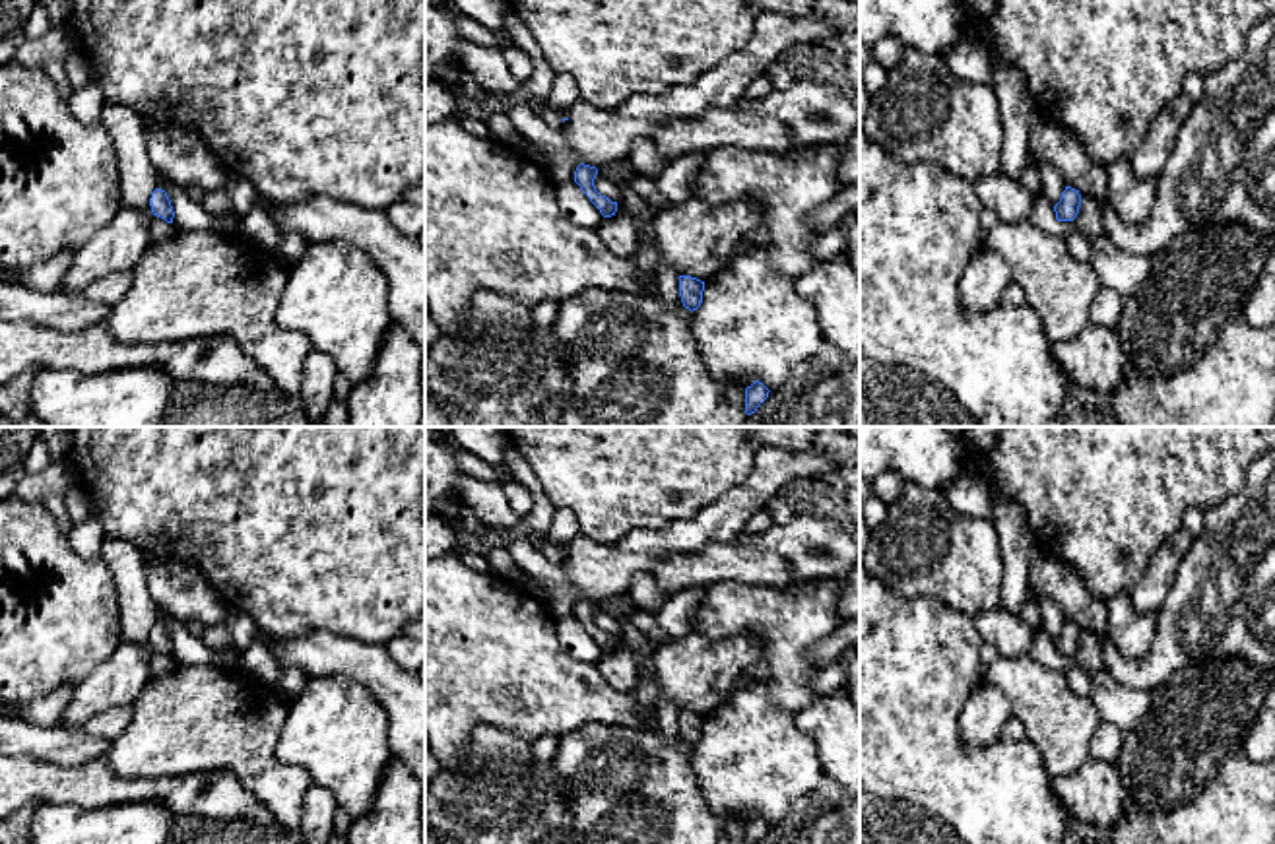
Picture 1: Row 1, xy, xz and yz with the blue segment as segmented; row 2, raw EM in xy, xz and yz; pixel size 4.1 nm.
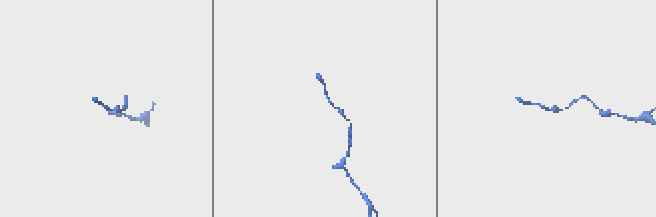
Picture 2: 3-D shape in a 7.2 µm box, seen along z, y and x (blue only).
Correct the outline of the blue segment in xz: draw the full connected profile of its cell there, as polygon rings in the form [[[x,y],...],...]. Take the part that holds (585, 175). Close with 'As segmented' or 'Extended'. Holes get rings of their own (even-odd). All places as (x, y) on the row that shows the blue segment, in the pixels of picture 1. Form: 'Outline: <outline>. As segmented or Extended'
Outline: [[[580,163],[574,171],[574,182],[590,198],[590,202],[600,210],[604,217],[611,217],[617,211],[617,202],[611,202],[609,198],[602,196],[596,190],[594,186],[596,175],[598,175],[596,167]]]. As segmented

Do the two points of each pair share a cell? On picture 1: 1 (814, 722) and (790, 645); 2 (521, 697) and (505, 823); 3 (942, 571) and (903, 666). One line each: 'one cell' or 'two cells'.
1: two cells
2: two cells
3: two cells

